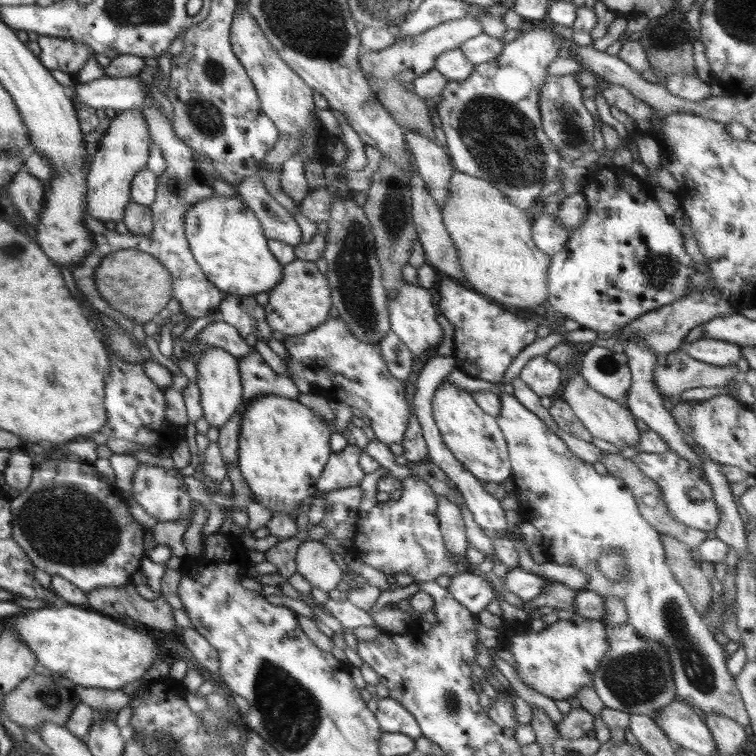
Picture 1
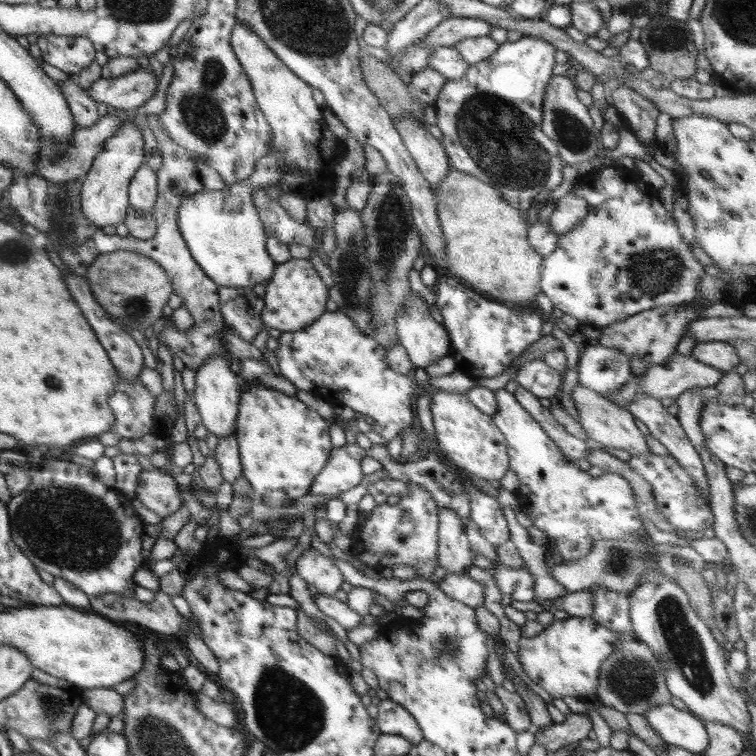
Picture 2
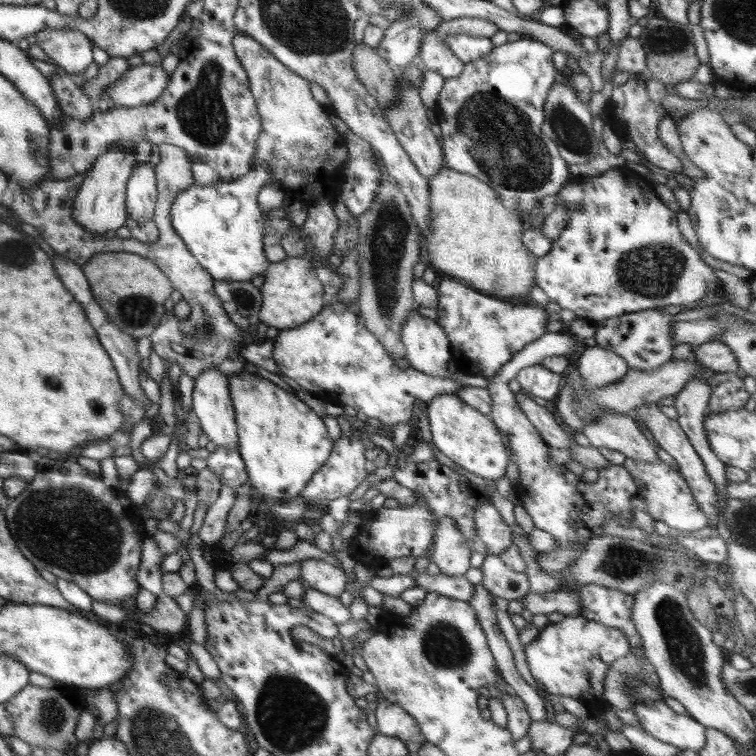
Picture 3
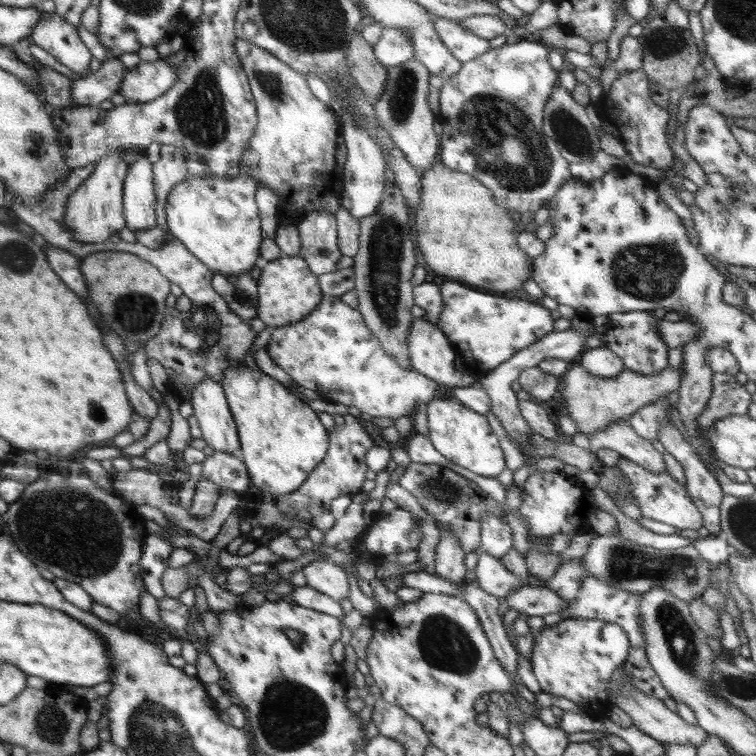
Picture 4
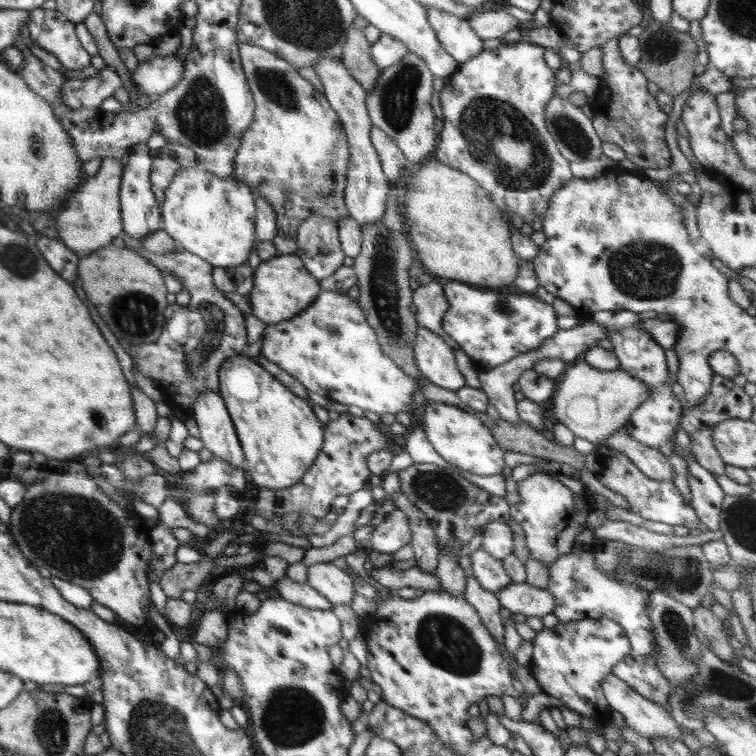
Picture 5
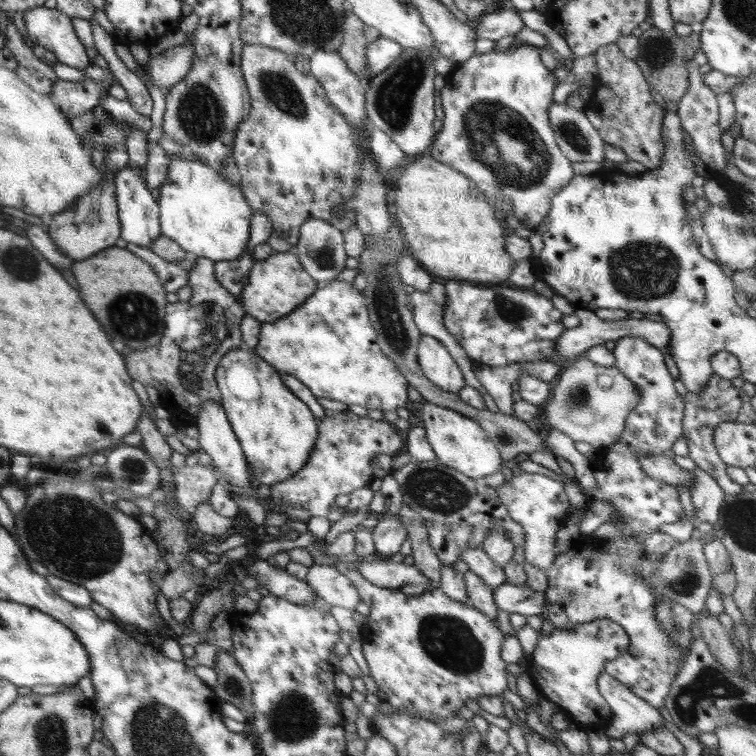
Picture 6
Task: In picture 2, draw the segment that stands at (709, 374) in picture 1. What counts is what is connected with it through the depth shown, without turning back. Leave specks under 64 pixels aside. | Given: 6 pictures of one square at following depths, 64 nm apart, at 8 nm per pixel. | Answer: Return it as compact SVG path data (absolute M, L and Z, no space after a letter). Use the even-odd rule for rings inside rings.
M675 352L666 358L665 361L652 365L644 374L640 374L640 376L634 376L632 374L630 380L626 382L626 386L620 392L606 394L606 397L620 407L627 407L634 401L636 395L646 395L646 393L656 399L676 398L680 394L684 394L686 390L690 390L690 388L714 386L714 384L722 380L724 374L725 372L723 370L704 364L691 355L684 356Z

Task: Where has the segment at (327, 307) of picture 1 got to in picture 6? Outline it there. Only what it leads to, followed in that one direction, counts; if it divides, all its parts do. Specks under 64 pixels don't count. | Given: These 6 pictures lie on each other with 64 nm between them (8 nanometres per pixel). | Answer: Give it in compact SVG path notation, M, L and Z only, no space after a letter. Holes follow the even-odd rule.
M290 251L284 253L275 252L272 256L264 258L264 260L255 260L249 271L248 282L244 284L244 290L242 290L243 302L240 304L245 314L250 314L261 323L276 322L279 318L284 318L296 311L298 306L301 306L306 298L310 298L311 294L314 294L320 287L320 282L310 277L302 267L302 263L300 263L296 254Z

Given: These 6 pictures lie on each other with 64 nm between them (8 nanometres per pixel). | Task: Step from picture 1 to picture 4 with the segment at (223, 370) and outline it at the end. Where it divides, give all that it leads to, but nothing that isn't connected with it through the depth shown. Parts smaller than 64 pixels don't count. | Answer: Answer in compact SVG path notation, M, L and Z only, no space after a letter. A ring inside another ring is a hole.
M204 377L194 389L191 400L193 415L197 418L202 437L215 451L240 457L237 426L230 411L221 383Z

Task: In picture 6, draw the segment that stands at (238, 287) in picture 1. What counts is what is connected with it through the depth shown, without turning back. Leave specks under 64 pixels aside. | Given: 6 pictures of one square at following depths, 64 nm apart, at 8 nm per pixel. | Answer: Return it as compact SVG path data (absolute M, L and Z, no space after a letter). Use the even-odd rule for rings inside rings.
M178 154L181 156L177 160L171 160L171 164L169 167L168 178L163 184L160 184L160 192L158 192L158 208L159 208L159 223L160 230L162 235L166 235L168 238L176 241L180 247L186 250L190 255L194 255L195 257L204 257L216 262L230 262L232 260L236 260L236 258L240 258L242 256L242 252L246 250L246 246L248 244L248 240L250 240L250 218L252 218L253 212L252 207L248 205L248 201L246 201L246 197L244 197L244 193L242 193L242 187L240 184L234 185L225 178L222 178L217 171L214 171L212 168L206 167L203 162L195 157L194 154L188 154L188 156L184 157L183 154Z

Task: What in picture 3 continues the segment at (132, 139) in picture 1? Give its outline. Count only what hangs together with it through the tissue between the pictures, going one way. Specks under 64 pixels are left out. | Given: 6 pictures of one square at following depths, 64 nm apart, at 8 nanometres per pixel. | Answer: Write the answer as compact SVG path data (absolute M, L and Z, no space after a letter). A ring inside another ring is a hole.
M116 141L108 152L99 155L91 171L85 174L80 190L75 192L72 217L79 225L84 225L89 234L106 234L108 230L116 231L127 221L126 186L132 177L134 168L140 163L136 161L136 147L134 141Z

